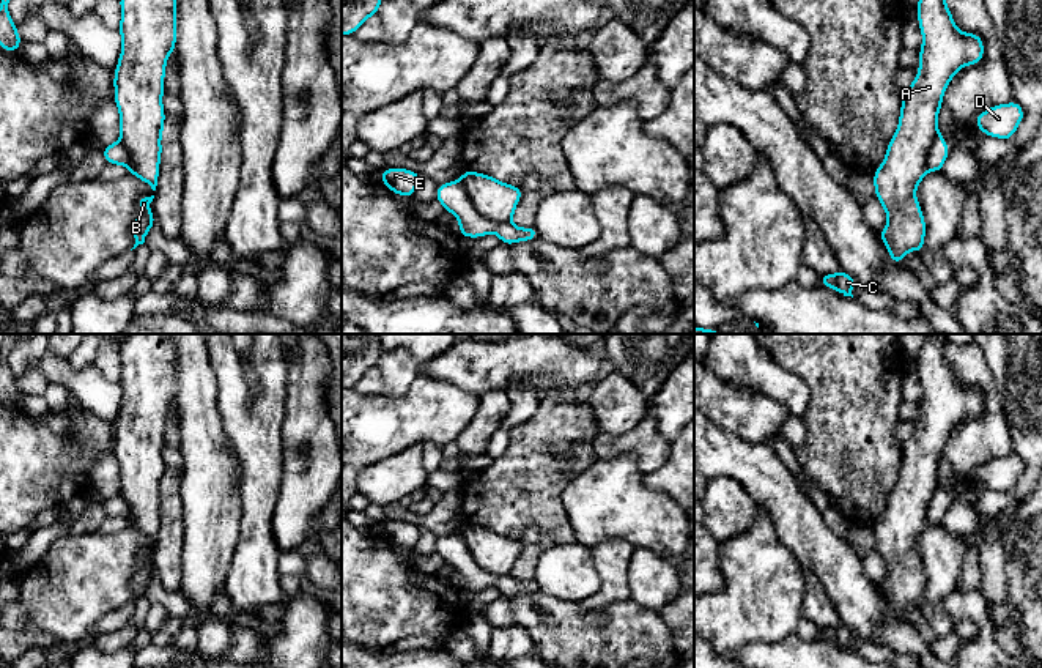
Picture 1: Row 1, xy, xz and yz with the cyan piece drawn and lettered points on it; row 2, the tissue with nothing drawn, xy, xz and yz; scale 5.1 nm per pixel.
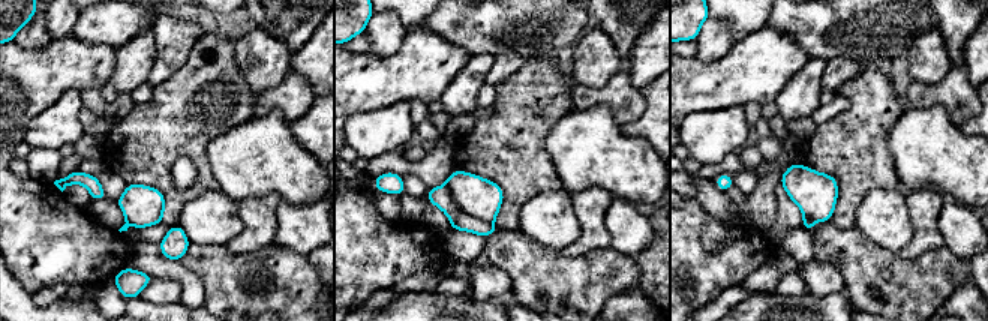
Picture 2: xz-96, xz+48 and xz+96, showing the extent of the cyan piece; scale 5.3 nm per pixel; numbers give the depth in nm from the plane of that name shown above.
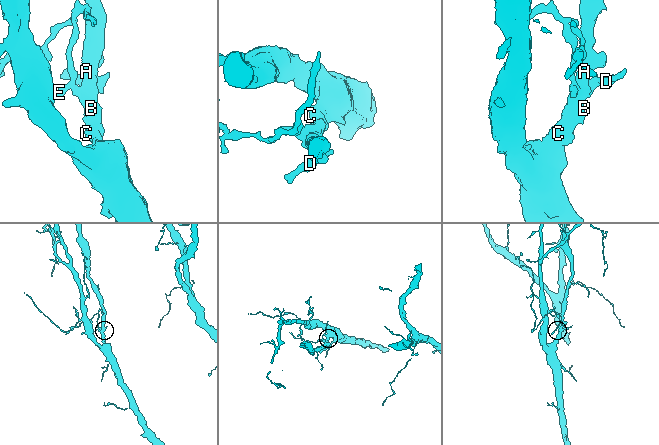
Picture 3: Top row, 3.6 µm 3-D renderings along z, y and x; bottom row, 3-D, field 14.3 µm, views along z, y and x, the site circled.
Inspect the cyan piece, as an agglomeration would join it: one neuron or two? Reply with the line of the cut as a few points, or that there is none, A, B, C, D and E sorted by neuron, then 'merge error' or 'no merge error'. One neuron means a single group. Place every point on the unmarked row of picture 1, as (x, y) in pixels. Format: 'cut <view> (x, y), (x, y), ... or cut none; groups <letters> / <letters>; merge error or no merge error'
cut xz (458, 533), (471, 556), (484, 569), (509, 575); groups A B C / D E; merge error

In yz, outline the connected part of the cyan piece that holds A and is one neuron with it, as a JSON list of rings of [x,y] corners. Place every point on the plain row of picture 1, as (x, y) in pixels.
[[[927,334],[915,359],[922,386],[919,422],[913,436],[902,444],[897,484],[888,496],[883,515],[874,525],[875,550],[883,558],[888,570],[888,578],[878,588],[889,602],[891,616],[900,616],[908,603],[926,603],[926,572],[915,545],[927,528],[927,504],[940,488],[937,473],[943,460],[943,449],[952,430],[963,419],[977,418],[984,410],[982,389],[960,384],[955,380],[951,362],[946,359],[948,343],[944,334]]]

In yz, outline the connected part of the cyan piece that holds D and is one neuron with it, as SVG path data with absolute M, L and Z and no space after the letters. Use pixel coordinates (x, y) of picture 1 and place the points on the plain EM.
M1012 454L1009 457L996 457L976 469L976 481L988 490L1011 493L1025 469L1023 460Z

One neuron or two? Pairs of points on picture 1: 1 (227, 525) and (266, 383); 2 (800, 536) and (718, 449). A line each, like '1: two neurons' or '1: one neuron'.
1: two neurons
2: one neuron

